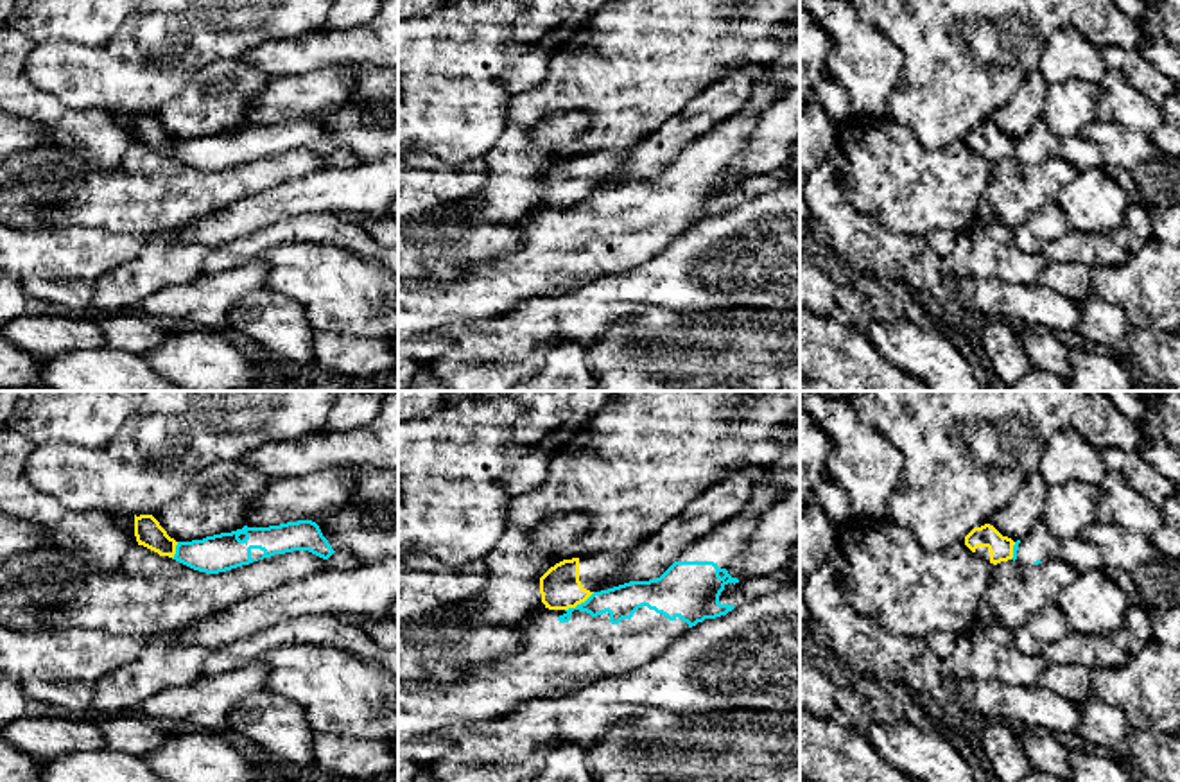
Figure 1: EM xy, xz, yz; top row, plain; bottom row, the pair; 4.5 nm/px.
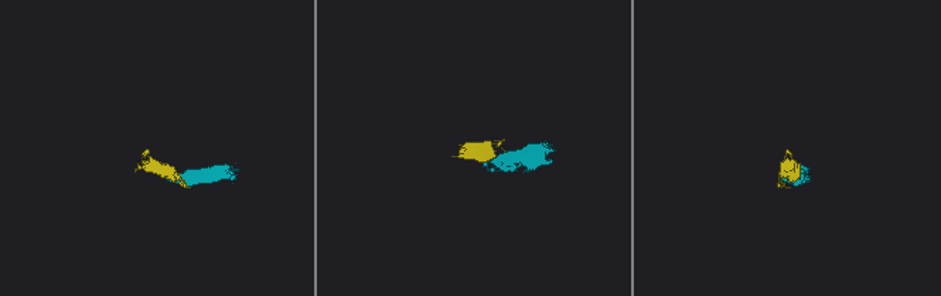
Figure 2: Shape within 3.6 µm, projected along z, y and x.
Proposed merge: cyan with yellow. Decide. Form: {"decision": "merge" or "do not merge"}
{"decision": "do not merge"}

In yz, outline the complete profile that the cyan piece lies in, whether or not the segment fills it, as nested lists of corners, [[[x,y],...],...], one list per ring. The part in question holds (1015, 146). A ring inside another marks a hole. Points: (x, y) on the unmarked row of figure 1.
[[[1042,122],[1033,124],[1022,138],[1015,140],[1011,158],[1028,165],[1046,158],[1063,158],[1076,170],[1105,167],[1098,145],[1087,136],[1058,138]]]

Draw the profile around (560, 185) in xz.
[[[599,151],[556,161],[540,176],[542,201],[549,208],[576,206],[617,170],[626,158],[626,151]]]

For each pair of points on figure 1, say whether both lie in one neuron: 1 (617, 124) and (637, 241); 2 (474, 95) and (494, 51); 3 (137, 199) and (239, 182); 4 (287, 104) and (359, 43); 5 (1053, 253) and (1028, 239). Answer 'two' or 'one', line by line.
1: two
2: one
3: one
4: two
5: two

